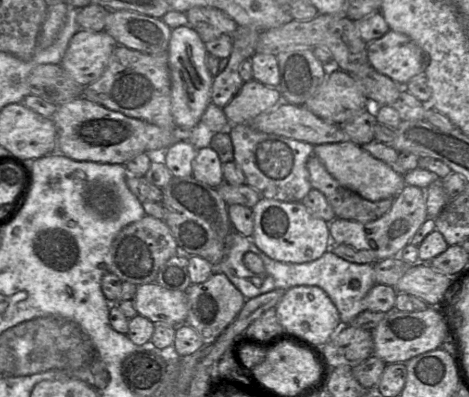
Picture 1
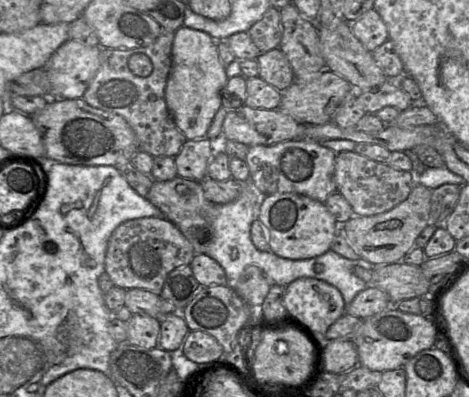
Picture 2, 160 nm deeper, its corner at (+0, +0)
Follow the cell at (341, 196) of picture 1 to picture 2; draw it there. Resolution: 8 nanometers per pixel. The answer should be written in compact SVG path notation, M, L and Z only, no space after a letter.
M355 151L336 154L334 179L339 192L351 205L355 216L373 216L387 212L407 199L416 185L416 175L379 163Z

